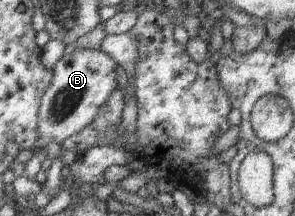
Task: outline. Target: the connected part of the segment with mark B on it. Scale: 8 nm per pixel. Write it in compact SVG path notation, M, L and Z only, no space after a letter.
M100 49L75 50L64 55L51 70L53 72L50 86L46 89L38 111L37 140L32 148L36 151L25 164L23 176L36 180L42 163L46 158L44 146L48 143L62 143L69 136L85 129L96 118L102 106L116 89L116 67L118 65L110 56Z

